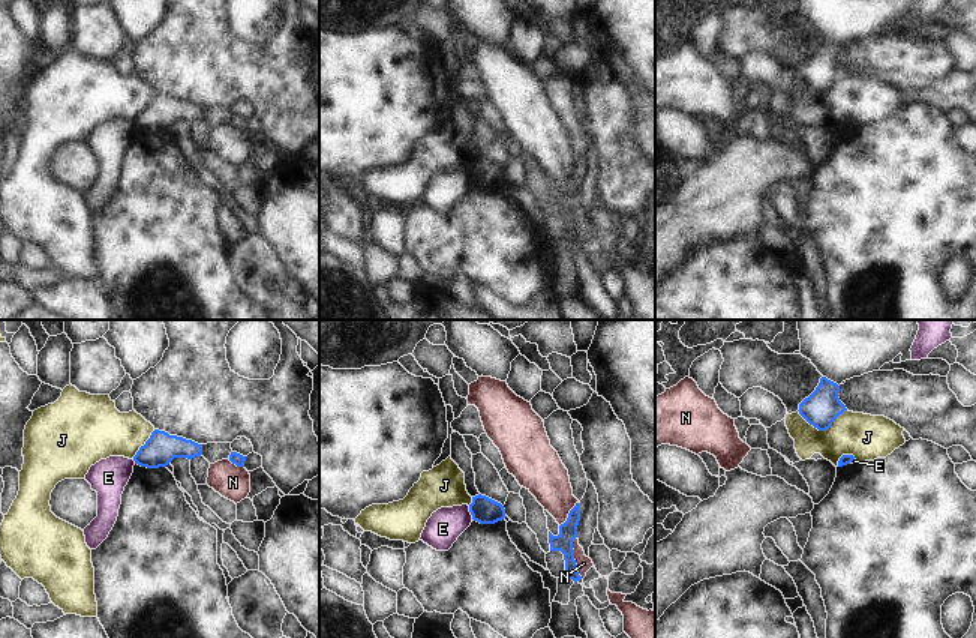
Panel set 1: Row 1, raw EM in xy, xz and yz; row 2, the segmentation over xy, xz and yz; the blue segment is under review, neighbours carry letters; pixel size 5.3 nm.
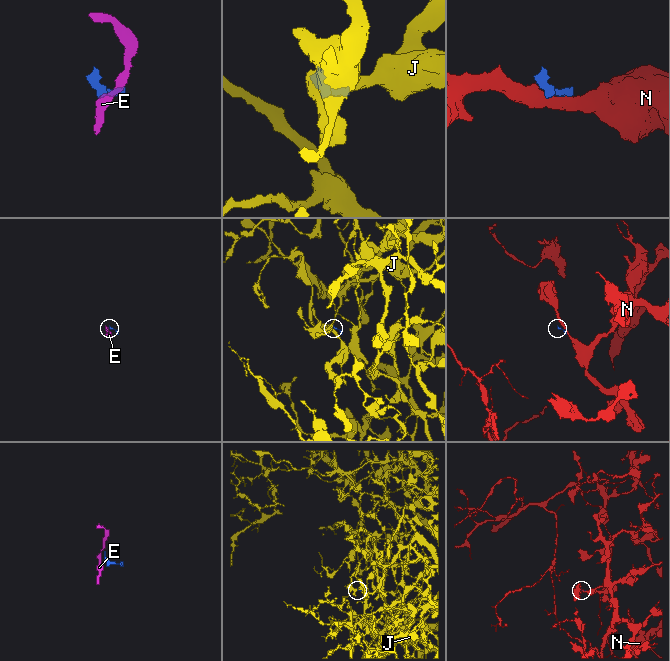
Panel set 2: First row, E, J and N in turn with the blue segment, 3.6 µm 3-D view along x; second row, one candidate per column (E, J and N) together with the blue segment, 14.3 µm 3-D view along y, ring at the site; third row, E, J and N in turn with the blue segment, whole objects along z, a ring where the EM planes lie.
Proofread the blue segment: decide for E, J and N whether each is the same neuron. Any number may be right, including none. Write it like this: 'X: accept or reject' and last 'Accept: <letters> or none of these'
E: reject
J: reject
N: reject
Accept: none of these

